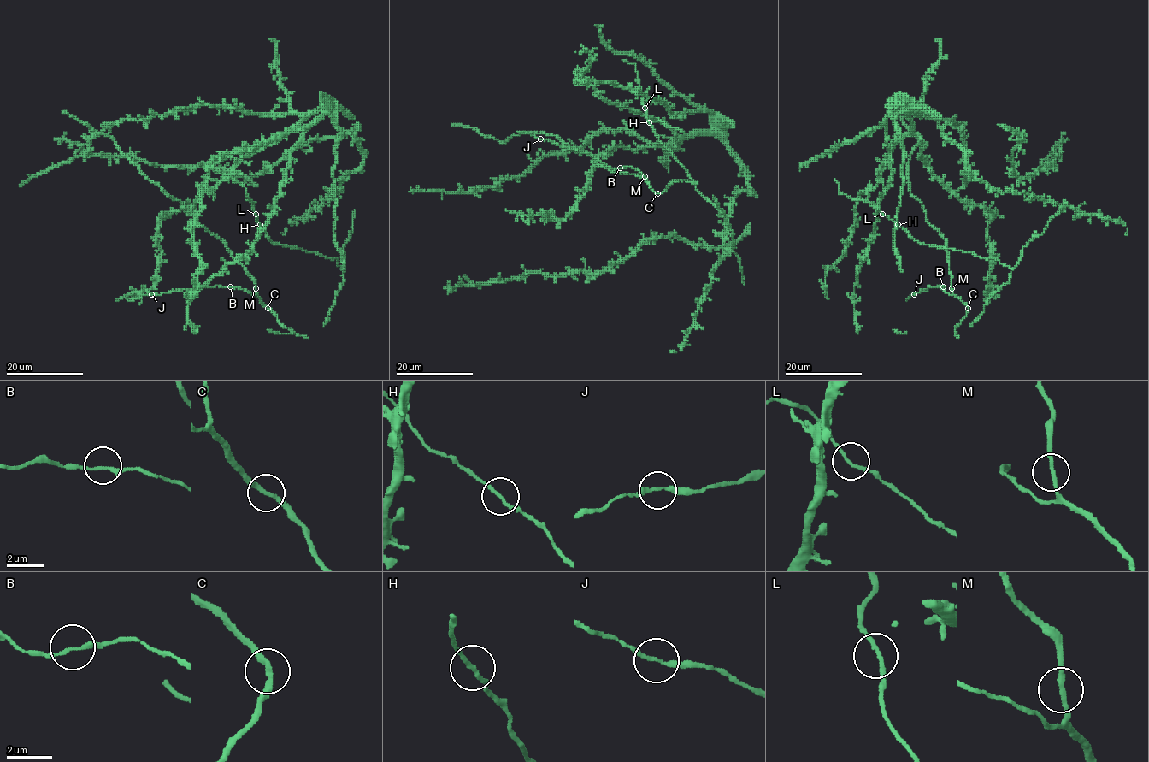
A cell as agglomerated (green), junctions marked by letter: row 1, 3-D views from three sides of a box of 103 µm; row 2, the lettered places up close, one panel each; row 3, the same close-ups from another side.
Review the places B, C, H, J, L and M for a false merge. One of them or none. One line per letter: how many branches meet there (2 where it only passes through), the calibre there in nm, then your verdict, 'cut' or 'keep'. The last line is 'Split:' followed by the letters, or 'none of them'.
B: branches 2; calibre 160 nm; keep
C: branches 2; calibre 240 nm; keep
H: branches 2; calibre 170 nm; keep
J: branches 2; calibre 200 nm; keep
L: branches 2; calibre 150 nm; keep
M: branches 2; calibre 220 nm; keep
Split: none of them

